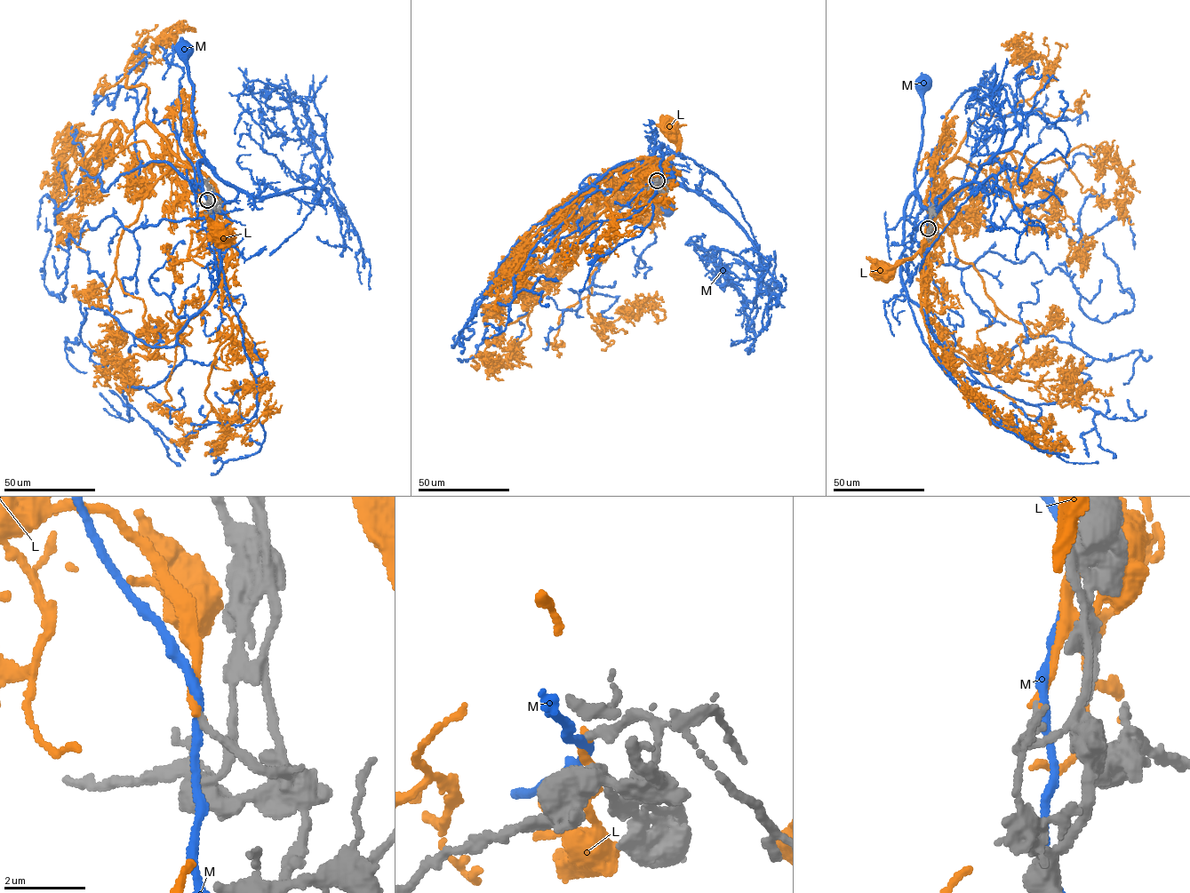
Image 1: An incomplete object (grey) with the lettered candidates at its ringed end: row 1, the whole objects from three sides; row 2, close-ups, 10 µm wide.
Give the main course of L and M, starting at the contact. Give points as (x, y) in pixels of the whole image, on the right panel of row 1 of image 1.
L: (928, 228), (930, 219), (930, 240), (927, 245), (922, 244), (926, 246), (924, 253), (922, 248), (881, 273)
M: (928, 228), (927, 207), (913, 223), (904, 218), (906, 200), (917, 193), (914, 171), (923, 110), (920, 87)

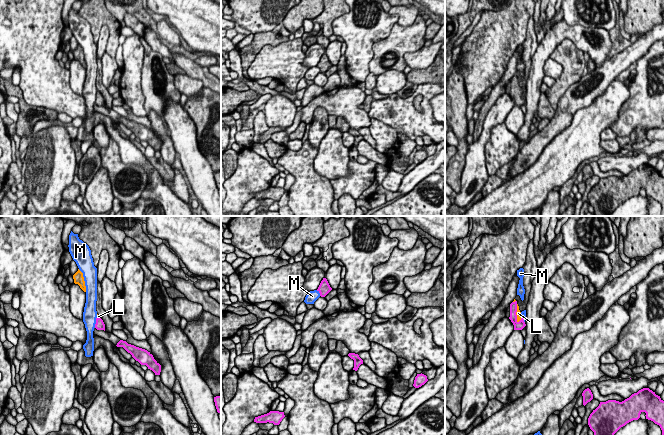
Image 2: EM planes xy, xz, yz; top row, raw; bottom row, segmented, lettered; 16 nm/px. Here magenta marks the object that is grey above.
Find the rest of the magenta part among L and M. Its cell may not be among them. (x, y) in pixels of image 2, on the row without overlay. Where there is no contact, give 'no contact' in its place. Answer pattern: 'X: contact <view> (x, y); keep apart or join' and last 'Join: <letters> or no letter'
L: contact yz (515, 89); join
M: contact xy (96, 98); keep apart
Join: L

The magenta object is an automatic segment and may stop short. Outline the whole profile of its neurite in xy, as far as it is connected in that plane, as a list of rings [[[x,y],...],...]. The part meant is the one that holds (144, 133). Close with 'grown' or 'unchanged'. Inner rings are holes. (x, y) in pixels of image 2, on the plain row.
[[[120,116],[117,123],[123,123],[132,133],[141,141],[146,141],[155,151],[160,151],[161,141],[154,135],[153,131],[145,125],[128,120],[126,117]]] | unchanged

